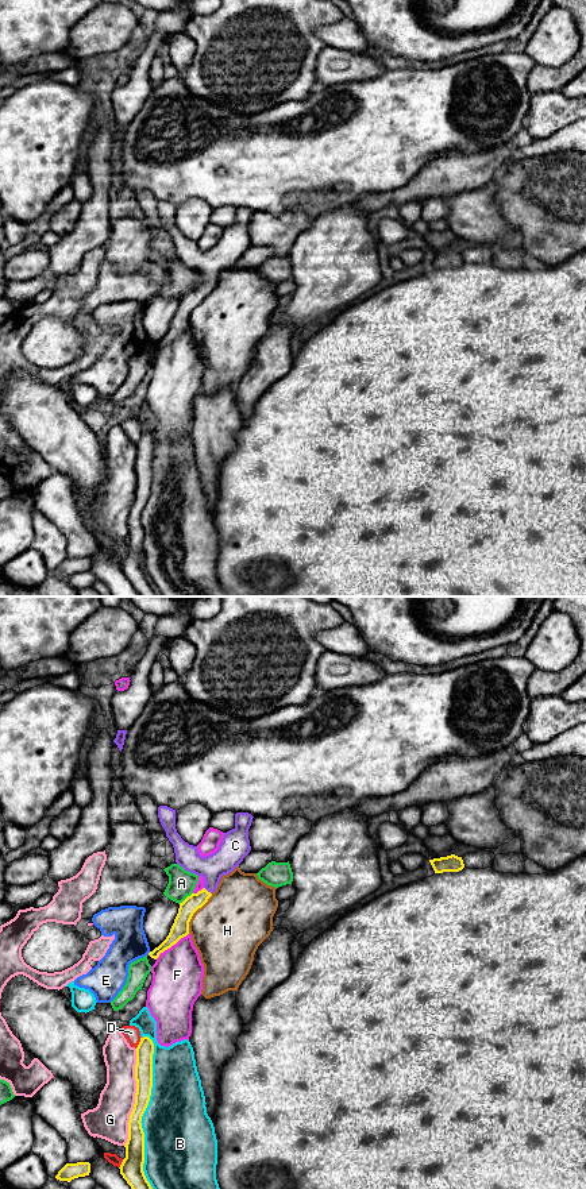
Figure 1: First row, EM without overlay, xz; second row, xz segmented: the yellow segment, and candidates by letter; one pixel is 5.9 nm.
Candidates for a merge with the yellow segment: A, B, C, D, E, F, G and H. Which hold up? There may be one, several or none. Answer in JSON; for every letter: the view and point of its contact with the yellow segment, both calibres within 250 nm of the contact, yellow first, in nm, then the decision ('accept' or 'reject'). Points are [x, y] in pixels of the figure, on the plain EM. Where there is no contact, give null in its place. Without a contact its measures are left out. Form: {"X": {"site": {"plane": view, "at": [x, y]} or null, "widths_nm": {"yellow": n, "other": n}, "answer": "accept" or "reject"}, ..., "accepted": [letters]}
{"A": {"site": {"plane": "xz", "at": [187, 293]}, "widths_nm": {"yellow": 110, "other": 160}, "answer": "reject"}, "B": {"site": {"plane": "xz", "at": [142, 510]}, "widths_nm": {"yellow": 110, "other": 420}, "answer": "reject"}, "C": {"site": {"plane": "xz", "at": [207, 286]}, "widths_nm": {"yellow": 100, "other": 160}, "answer": "accept"}, "D": {"site": {"plane": "xz", "at": [139, 437]}, "widths_nm": {"yellow": 110, "other": 90}, "answer": "reject"}, "E": {"site": {"plane": "xz", "at": [149, 348]}, "widths_nm": {"yellow": 110, "other": 200}, "answer": "reject"}, "F": {"site": {"plane": "xz", "at": [172, 340]}, "widths_nm": {"yellow": 110, "other": 300}, "answer": "reject"}, "G": {"site": {"plane": "xz", "at": [135, 493]}, "widths_nm": {"yellow": 110, "other": 220}, "answer": "reject"}, "H": {"site": {"plane": "xz", "at": [195, 307]}, "widths_nm": {"yellow": 110, "other": 420}, "answer": "reject"}, "accepted": ["C"]}

